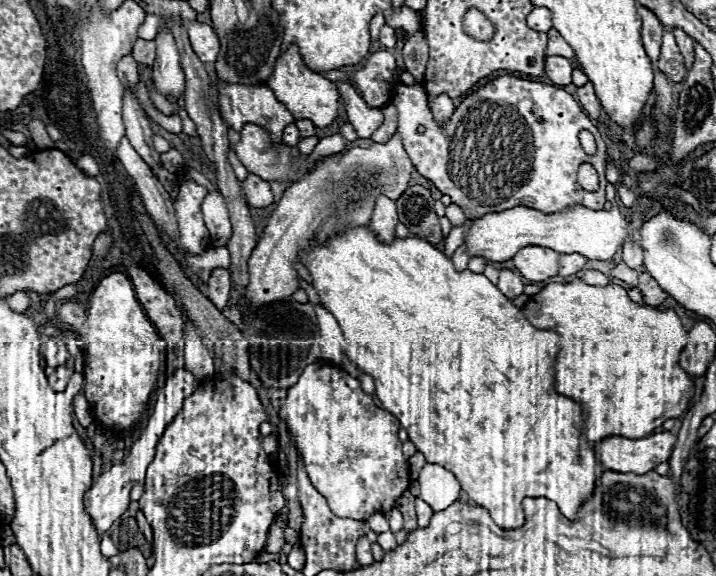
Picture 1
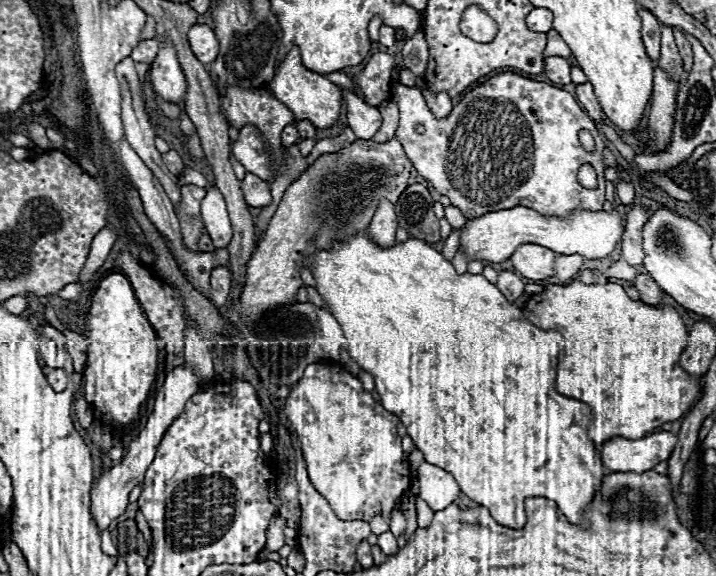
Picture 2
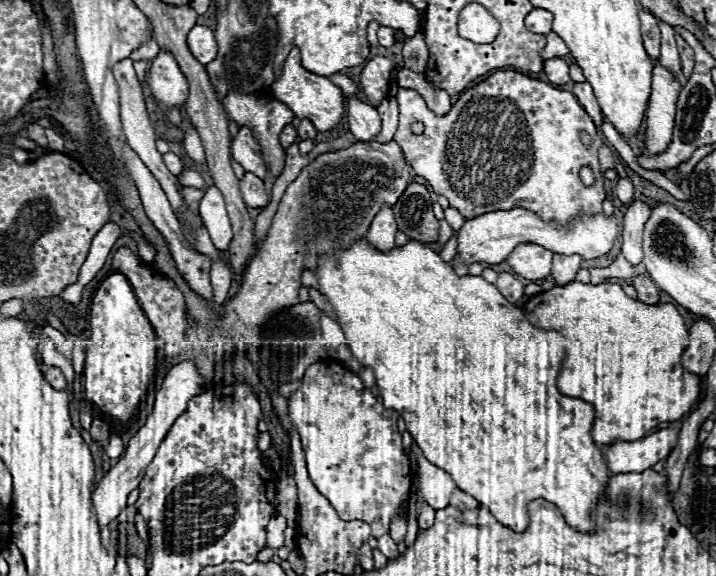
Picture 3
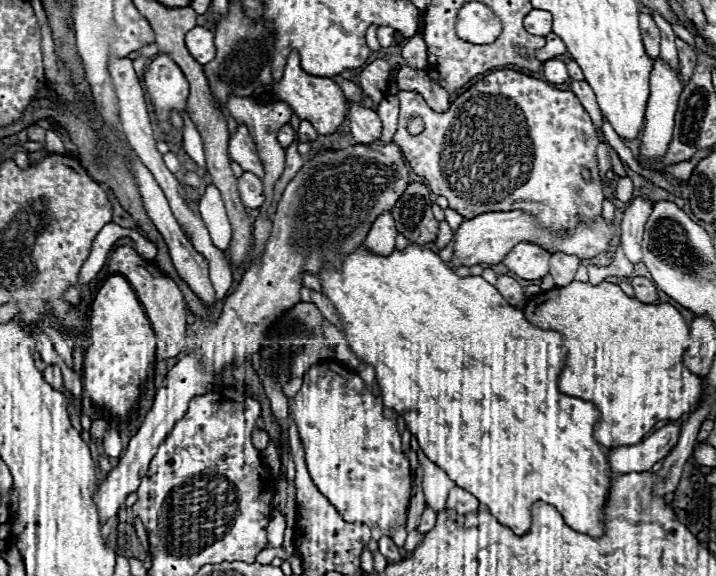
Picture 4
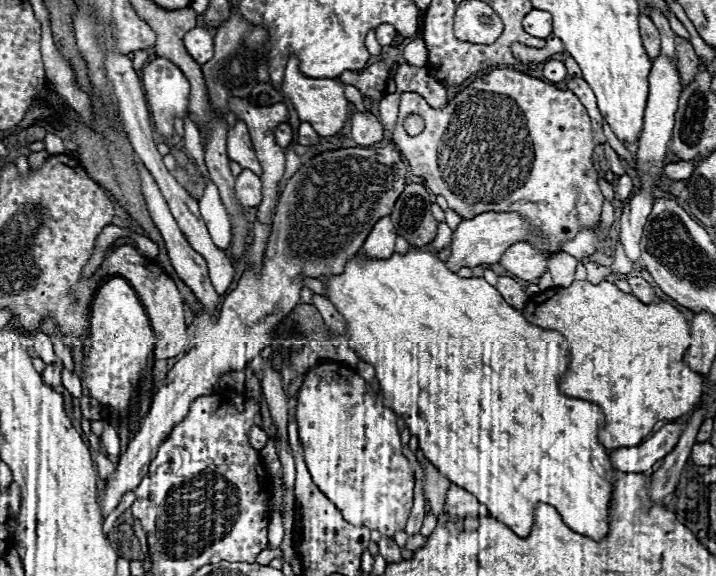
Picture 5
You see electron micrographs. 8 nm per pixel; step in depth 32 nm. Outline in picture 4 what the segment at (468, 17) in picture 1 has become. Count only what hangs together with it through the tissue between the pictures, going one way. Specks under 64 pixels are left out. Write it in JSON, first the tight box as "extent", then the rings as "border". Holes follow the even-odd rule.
{"extent":[455,2,502,44],"border":[[[466,2],[460,8],[455,25],[460,39],[474,44],[491,44],[502,31],[502,22],[482,2]]]}

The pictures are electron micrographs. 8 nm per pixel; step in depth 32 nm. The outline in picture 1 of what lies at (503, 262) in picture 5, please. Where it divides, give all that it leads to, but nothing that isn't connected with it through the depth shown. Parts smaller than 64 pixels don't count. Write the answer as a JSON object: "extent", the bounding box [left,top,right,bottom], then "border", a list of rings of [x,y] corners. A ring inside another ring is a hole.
{"extent":[512,246,558,282],"border":[[[524,246],[520,248],[512,262],[516,270],[532,282],[542,282],[558,274],[558,252],[542,246]]]}

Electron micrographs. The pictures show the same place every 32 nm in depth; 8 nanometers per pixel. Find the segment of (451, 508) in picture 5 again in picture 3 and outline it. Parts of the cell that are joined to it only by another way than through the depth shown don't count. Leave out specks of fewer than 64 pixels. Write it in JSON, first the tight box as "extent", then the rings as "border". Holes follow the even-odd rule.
{"extent":[450,490,480,512],"border":[[[454,490],[452,498],[450,498],[450,506],[456,506],[456,510],[464,512],[464,510],[474,510],[474,508],[480,508],[480,504],[470,496],[470,494],[464,494],[462,490]]]}

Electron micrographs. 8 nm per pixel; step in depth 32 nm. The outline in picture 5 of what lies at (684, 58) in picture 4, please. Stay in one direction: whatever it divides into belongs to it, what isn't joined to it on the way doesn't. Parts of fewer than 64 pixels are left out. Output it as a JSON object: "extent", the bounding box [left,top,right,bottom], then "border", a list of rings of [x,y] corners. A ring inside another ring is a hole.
{"extent":[676,36,700,84],"border":[[[676,36],[676,68],[680,74],[680,82],[688,84],[698,74],[700,58],[694,54],[694,48],[688,40]]]}

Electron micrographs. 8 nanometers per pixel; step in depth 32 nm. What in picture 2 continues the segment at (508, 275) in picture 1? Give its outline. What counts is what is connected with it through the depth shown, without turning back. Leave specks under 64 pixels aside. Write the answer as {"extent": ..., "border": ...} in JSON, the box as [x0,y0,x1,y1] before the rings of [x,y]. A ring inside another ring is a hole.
{"extent":[496,272,524,302],"border":[[[500,272],[496,286],[510,302],[516,302],[524,294],[524,284],[514,272]]]}

